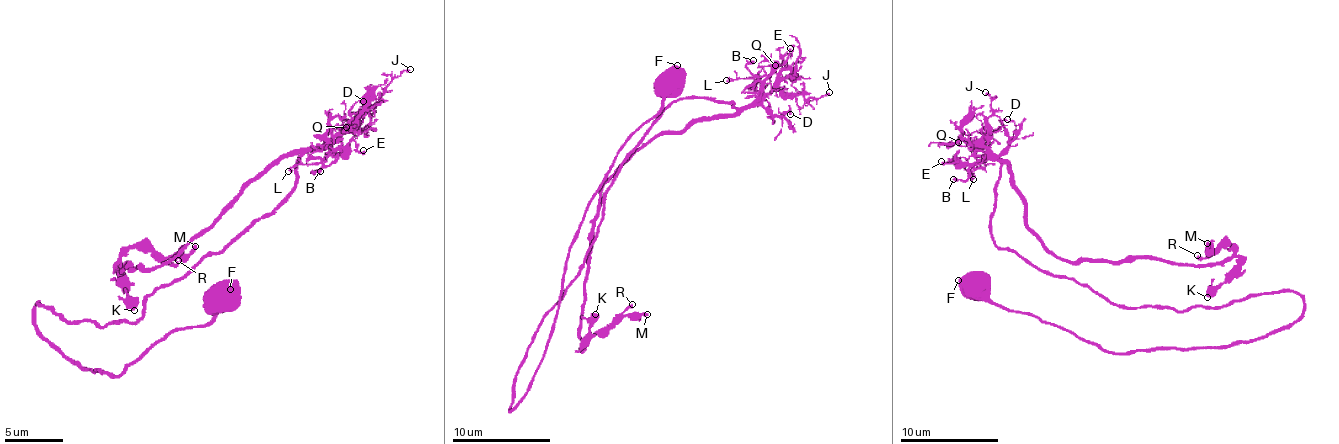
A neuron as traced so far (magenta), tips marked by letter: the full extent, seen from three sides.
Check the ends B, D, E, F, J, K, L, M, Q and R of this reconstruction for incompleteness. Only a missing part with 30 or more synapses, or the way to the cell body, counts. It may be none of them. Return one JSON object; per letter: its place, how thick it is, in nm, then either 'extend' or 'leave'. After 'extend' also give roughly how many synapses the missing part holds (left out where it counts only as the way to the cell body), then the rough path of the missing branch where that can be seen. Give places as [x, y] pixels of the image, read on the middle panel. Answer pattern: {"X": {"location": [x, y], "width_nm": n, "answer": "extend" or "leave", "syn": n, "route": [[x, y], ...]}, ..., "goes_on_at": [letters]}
{"B": {"location": [753, 60], "width_nm": 200, "answer": "leave"}, "D": {"location": [790, 114], "width_nm": 120, "answer": "leave"}, "E": {"location": [790, 48], "width_nm": 130, "answer": "leave"}, "F": {"location": [677, 65], "width_nm": 850, "answer": "leave"}, "J": {"location": [829, 92], "width_nm": 120, "answer": "leave"}, "K": {"location": [595, 314], "width_nm": 600, "answer": "leave"}, "L": {"location": [726, 80], "width_nm": 140, "answer": "leave"}, "M": {"location": [647, 314], "width_nm": 220, "answer": "leave"}, "Q": {"location": [775, 65], "width_nm": 130, "answer": "leave"}, "R": {"location": [632, 304], "width_nm": 200, "answer": "leave"}, "goes_on_at": []}

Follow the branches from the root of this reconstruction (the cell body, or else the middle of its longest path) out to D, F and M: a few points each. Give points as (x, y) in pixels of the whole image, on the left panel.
D: (143, 304), (157, 287), (178, 281), (265, 217), (291, 191), (300, 159), (326, 147), (363, 101)
F: (143, 304), (102, 327), (39, 304), (36, 327), (117, 376), (230, 289)
M: (143, 304), (265, 217), (300, 156), (273, 159), (166, 263), (117, 269), (131, 249), (195, 246)

